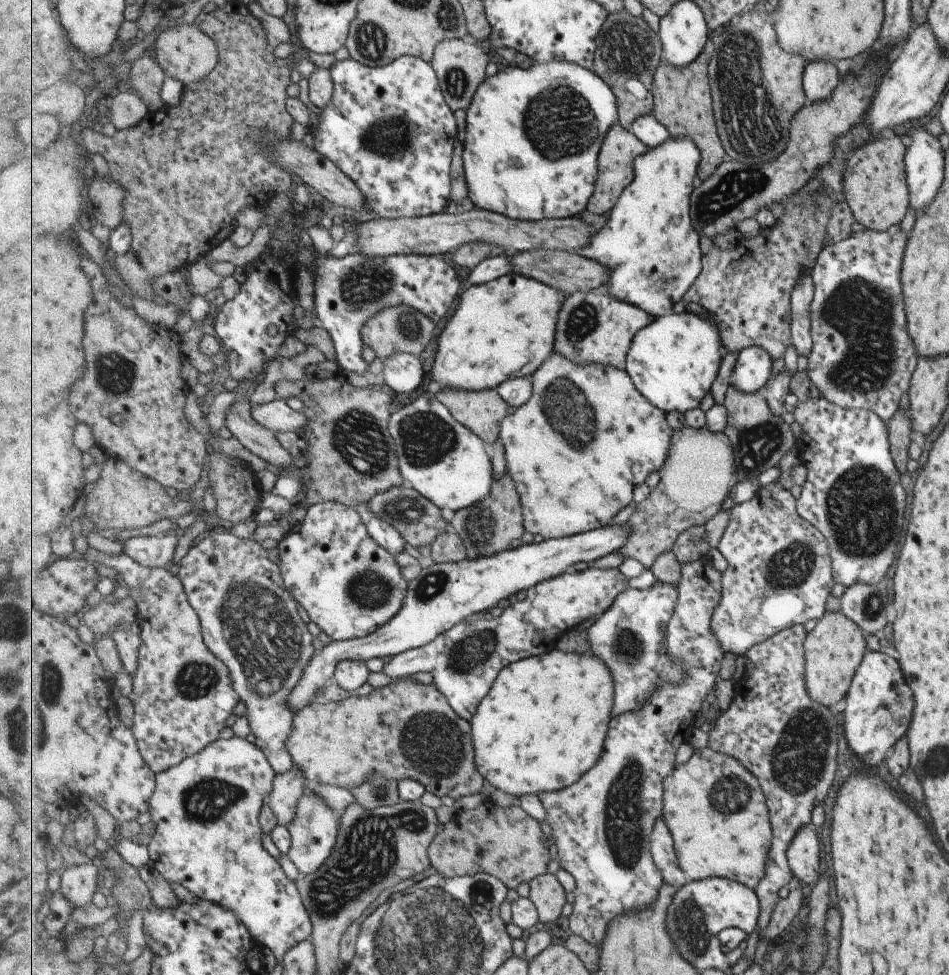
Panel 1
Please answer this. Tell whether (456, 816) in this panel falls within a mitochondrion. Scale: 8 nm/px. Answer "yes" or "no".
no

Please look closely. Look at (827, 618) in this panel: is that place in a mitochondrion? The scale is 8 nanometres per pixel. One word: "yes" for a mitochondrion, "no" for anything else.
no

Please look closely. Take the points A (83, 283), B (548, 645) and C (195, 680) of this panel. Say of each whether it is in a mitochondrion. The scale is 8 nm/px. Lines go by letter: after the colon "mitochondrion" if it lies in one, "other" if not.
A: other
B: other
C: mitochondrion

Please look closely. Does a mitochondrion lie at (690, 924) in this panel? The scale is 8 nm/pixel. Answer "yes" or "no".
yes

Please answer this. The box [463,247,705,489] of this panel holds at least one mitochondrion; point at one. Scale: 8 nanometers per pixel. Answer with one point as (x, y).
(565, 407)

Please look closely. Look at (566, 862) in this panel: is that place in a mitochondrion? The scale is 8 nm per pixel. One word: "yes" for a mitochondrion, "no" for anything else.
no

